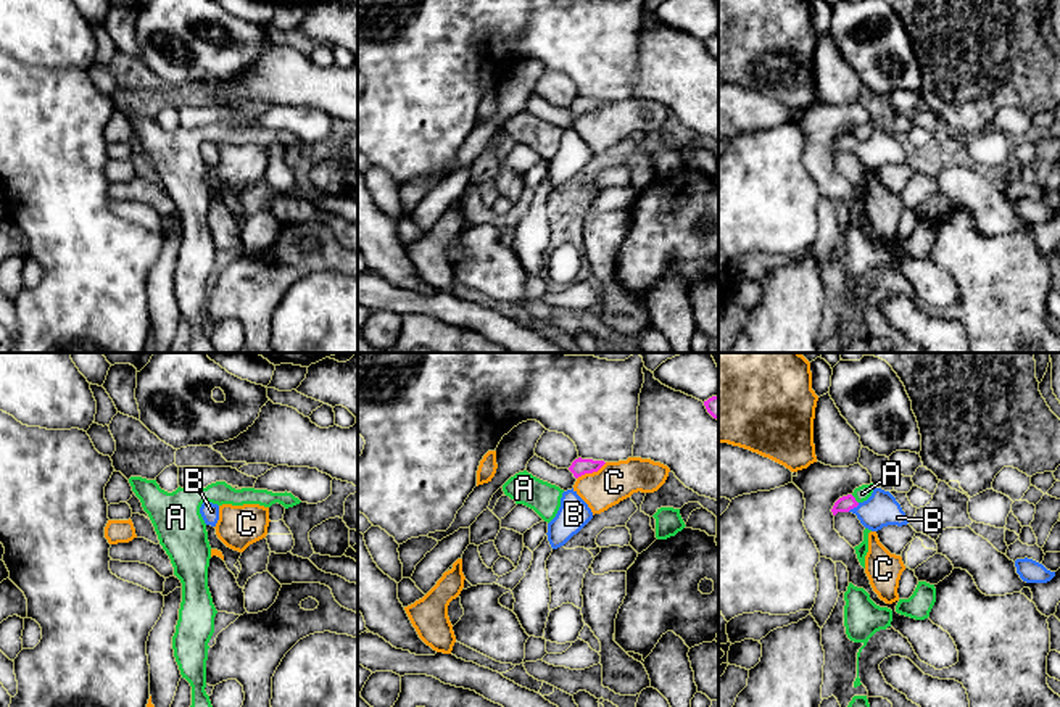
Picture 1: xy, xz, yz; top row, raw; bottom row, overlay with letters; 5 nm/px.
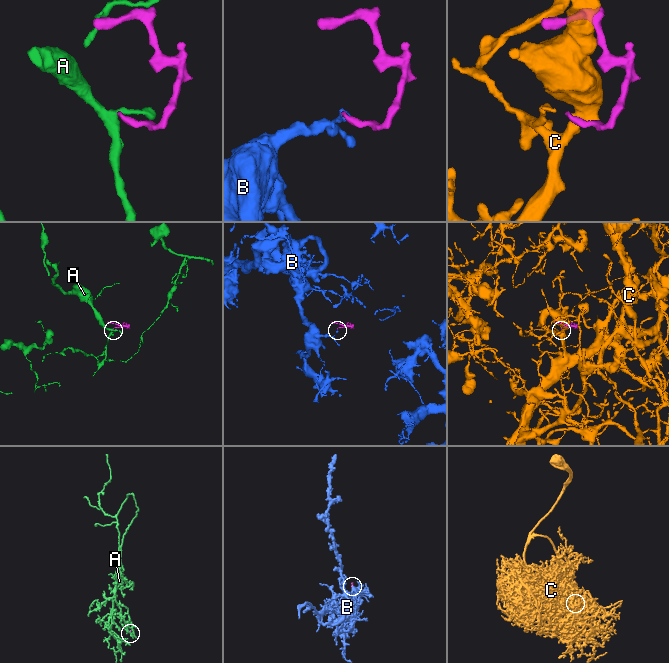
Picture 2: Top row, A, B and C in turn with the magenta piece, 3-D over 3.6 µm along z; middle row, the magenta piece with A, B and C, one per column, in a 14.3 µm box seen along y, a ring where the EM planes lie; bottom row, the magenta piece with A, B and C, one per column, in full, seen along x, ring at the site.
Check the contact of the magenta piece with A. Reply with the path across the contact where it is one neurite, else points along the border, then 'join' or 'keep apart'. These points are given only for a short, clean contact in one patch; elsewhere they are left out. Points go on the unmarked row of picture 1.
along yz (851, 134), (857, 142) | keep apart

